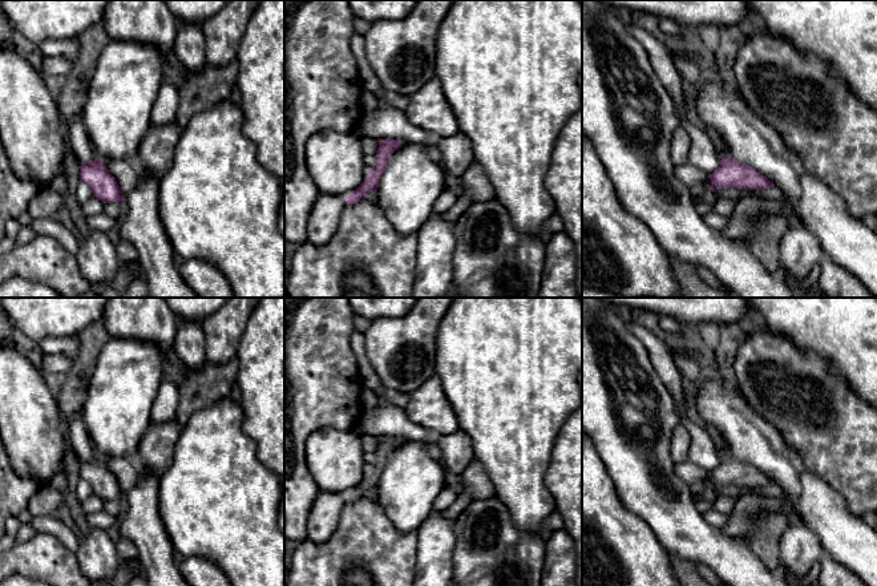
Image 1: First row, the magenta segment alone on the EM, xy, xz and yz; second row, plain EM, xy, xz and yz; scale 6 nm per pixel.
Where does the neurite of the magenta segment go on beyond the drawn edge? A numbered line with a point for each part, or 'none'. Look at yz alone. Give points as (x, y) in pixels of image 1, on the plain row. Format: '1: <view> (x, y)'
1: yz (723, 451)

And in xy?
1: xy (81, 443)

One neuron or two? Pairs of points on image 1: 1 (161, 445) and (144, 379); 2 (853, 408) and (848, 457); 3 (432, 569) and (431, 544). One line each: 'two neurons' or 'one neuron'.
1: two neurons
2: one neuron
3: one neuron

